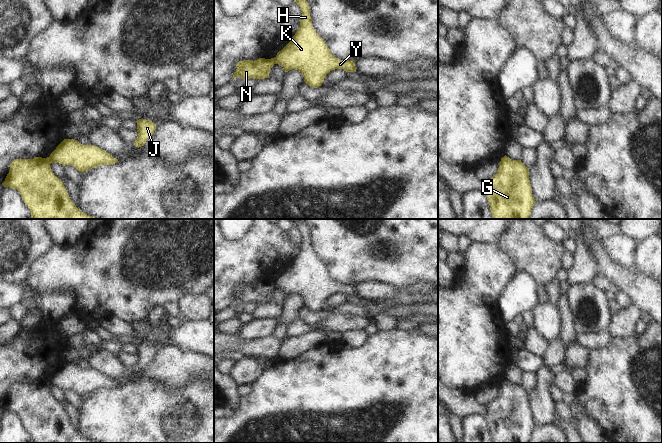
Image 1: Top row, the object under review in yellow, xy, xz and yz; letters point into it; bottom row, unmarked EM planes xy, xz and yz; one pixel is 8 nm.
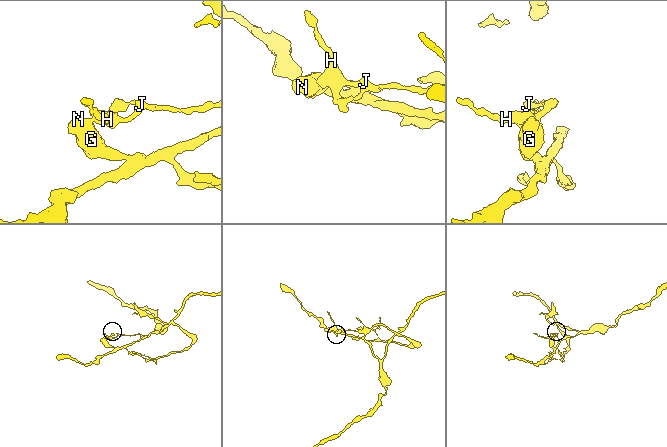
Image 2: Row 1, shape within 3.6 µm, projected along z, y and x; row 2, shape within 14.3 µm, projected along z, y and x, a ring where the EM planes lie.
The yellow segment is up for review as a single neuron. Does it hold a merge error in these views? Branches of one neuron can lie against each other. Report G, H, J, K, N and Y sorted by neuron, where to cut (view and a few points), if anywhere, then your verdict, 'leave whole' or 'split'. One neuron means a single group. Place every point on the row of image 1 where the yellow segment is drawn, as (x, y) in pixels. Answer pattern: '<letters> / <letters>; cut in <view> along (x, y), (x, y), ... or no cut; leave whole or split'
G N / H J K Y; cut in xy along (48, 157), (51, 162); split

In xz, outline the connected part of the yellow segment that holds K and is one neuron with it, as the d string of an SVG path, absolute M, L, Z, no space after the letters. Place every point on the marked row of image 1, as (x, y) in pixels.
M294 0L302 11L300 27L290 42L273 58L285 72L298 70L304 82L312 88L322 85L326 75L335 69L356 72L354 60L340 60L333 56L325 41L316 33L306 0Z

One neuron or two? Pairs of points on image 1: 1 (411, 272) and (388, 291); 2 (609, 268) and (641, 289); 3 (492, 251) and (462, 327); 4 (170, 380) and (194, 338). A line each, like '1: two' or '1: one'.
1: two
2: one
3: one
4: two

